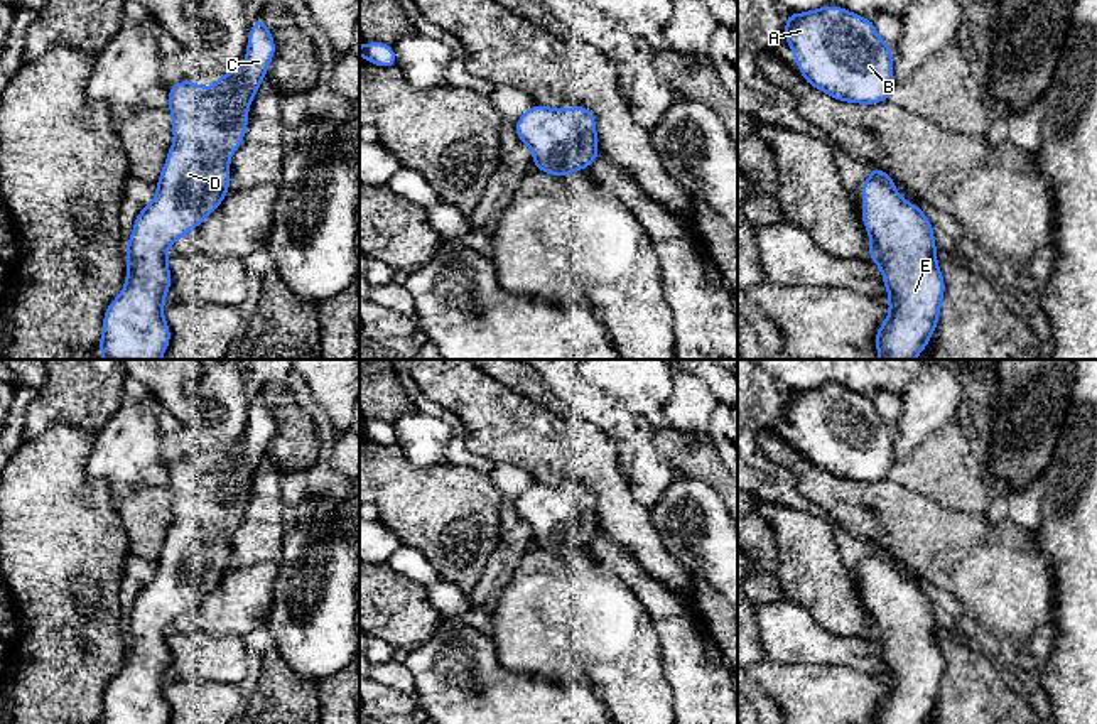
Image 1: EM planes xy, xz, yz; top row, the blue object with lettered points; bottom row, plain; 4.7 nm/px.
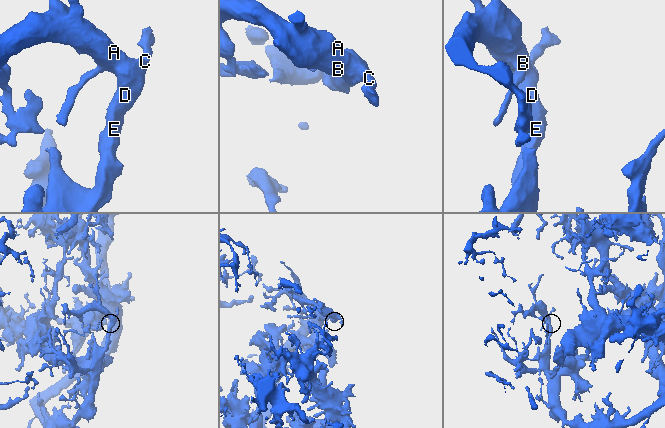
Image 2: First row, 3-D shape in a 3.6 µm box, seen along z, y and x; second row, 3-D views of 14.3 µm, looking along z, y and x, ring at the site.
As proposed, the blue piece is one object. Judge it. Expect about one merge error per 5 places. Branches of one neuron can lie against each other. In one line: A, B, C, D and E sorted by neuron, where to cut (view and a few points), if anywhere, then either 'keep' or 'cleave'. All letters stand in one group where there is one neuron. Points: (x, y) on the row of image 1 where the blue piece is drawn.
A B C D E | no cut | keep

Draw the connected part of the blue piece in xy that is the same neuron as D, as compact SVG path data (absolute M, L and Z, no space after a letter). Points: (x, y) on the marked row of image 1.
M258 17L250 27L241 68L228 69L213 88L191 83L187 78L169 88L174 143L157 181L155 197L140 209L125 246L127 280L120 295L105 311L98 344L103 359L160 359L167 351L170 329L162 316L165 294L172 285L167 250L192 228L201 226L230 192L230 157L243 142L248 108L273 56L275 41Z

